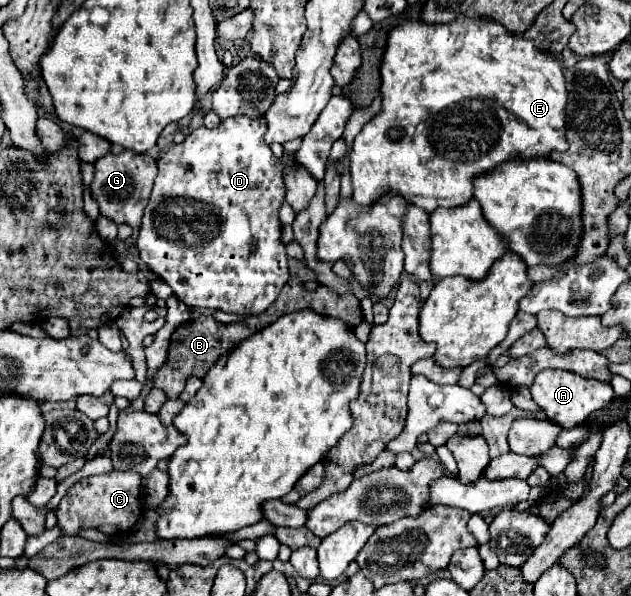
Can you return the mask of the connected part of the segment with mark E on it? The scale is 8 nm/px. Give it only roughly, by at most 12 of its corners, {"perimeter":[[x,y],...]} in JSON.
{"perimeter":[[488,17],[388,31],[352,197],[432,213],[566,151],[562,65]]}

